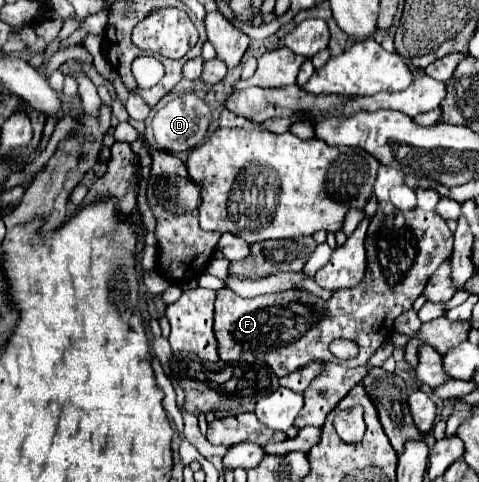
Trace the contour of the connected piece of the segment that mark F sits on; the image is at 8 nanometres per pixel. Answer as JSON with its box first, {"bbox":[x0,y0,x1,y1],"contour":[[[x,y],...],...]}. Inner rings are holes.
{"bbox":[215,188,453,378],"contour":[[[419,188],[419,208],[405,212],[395,218],[391,216],[389,222],[381,220],[371,220],[369,230],[367,230],[367,276],[363,282],[355,288],[347,290],[337,290],[329,300],[317,298],[315,294],[299,288],[291,288],[285,292],[277,294],[263,294],[255,298],[241,298],[229,288],[217,290],[217,300],[215,300],[215,336],[219,342],[219,356],[223,362],[231,360],[263,360],[279,378],[291,374],[297,368],[303,368],[309,360],[329,360],[335,364],[341,364],[349,368],[349,364],[361,364],[365,366],[369,358],[381,348],[383,342],[389,340],[393,334],[393,322],[397,316],[403,312],[411,310],[413,302],[417,296],[421,296],[421,290],[425,288],[427,278],[421,282],[421,276],[433,274],[437,270],[437,258],[451,258],[453,252],[453,234],[447,228],[445,220],[441,220],[435,212],[435,204],[439,200],[439,194],[435,188]],[[335,338],[349,338],[359,344],[359,356],[353,360],[339,360],[329,352],[329,344]]]}

